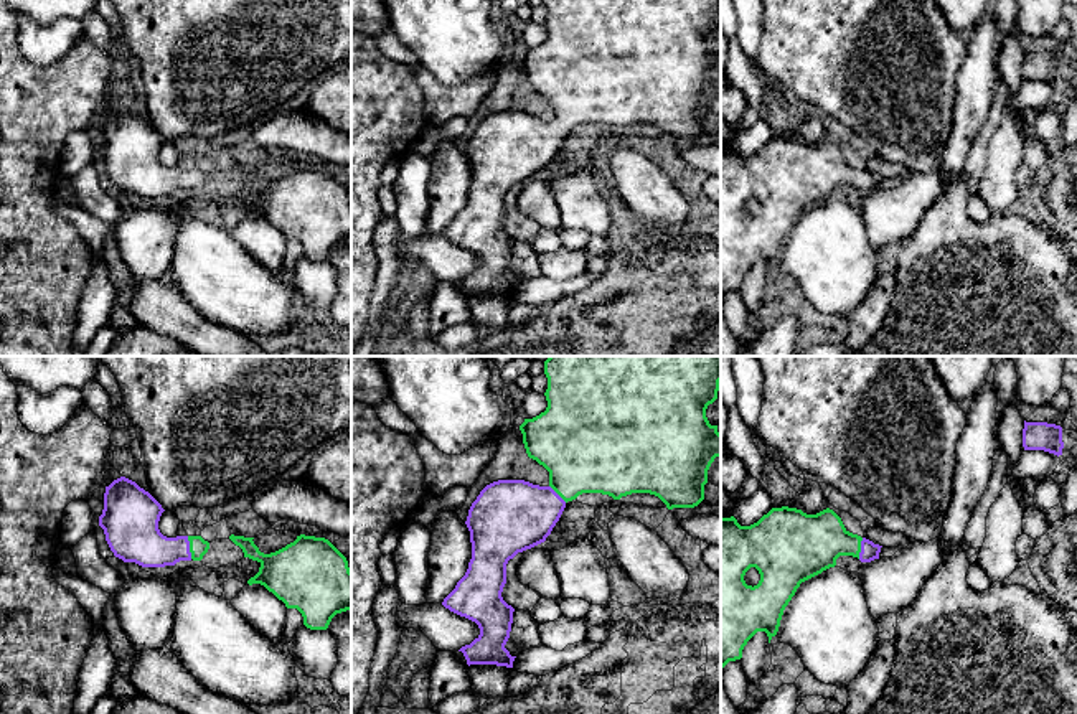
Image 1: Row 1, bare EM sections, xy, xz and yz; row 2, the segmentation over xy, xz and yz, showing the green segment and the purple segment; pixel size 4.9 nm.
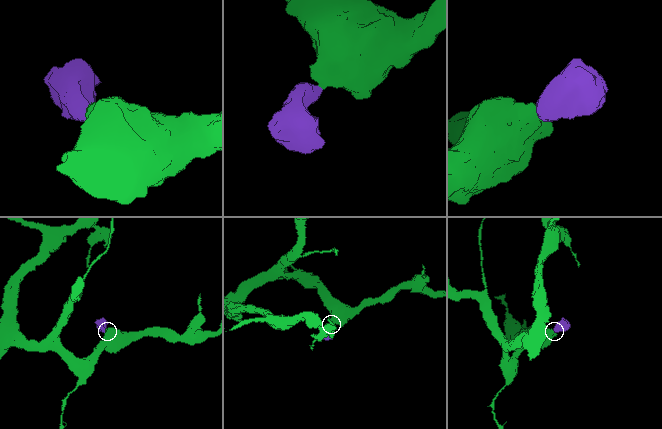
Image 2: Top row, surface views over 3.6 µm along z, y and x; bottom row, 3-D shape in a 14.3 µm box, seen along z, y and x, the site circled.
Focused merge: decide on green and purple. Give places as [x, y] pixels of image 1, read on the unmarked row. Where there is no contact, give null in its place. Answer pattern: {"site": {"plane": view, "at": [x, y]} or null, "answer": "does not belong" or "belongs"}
{"site": {"plane": "xy", "at": [190, 178]}, "answer": "belongs"}

